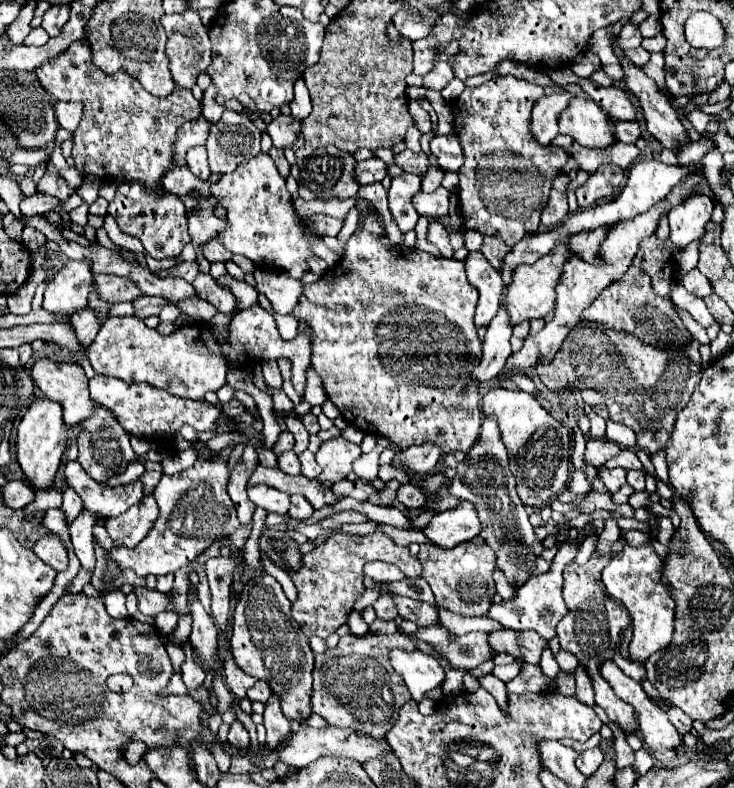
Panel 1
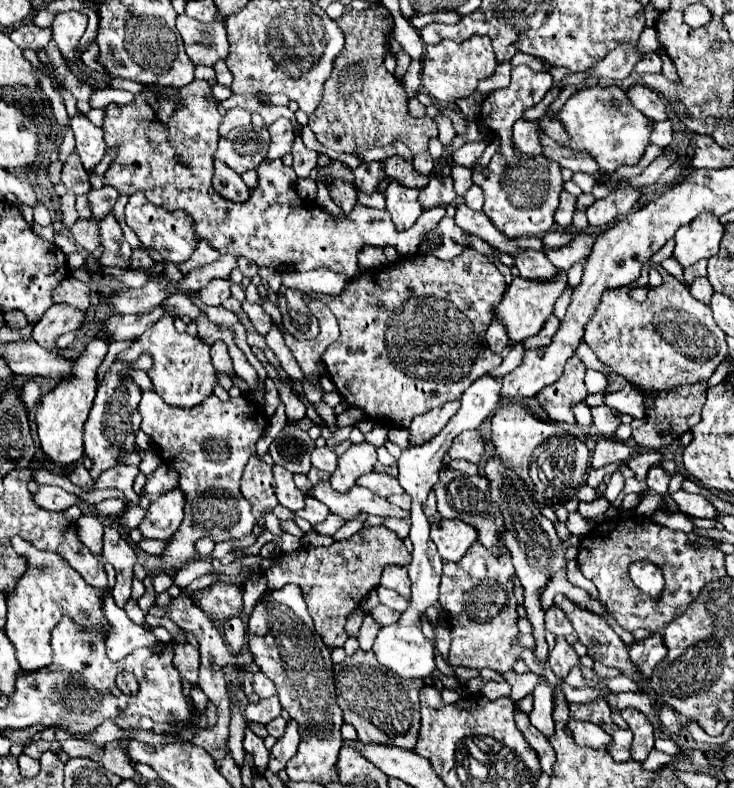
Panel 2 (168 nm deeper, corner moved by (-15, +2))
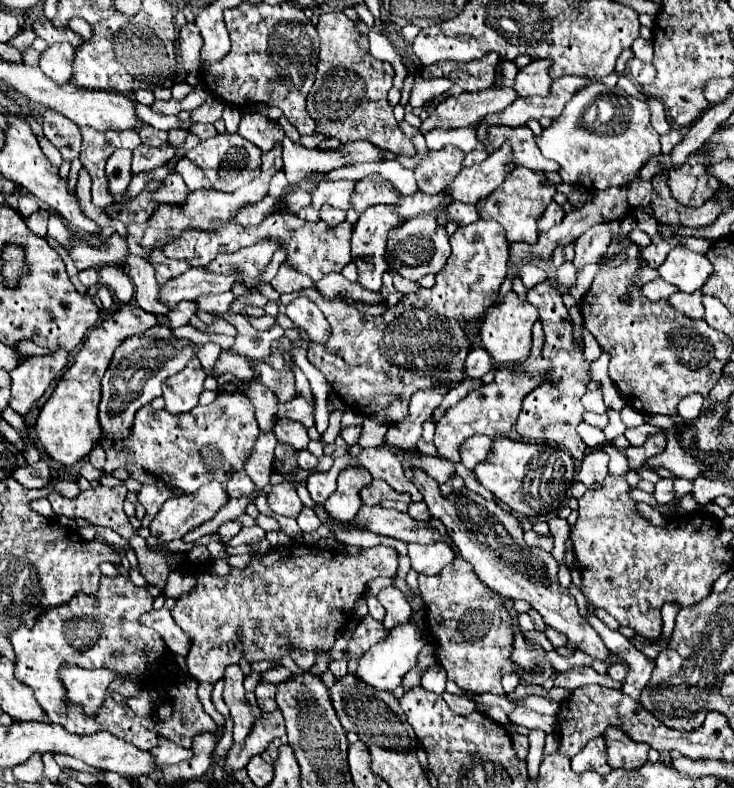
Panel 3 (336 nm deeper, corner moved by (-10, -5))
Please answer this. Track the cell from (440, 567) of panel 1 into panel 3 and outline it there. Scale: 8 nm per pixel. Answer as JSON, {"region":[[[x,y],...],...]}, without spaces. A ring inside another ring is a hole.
{"region":[[[461,557],[437,575],[419,575],[419,589],[427,607],[429,629],[437,641],[435,655],[447,671],[447,679],[475,693],[489,691],[493,695],[505,695],[501,677],[505,673],[521,673],[523,669],[511,659],[513,621],[501,597],[487,589],[471,563]]]}

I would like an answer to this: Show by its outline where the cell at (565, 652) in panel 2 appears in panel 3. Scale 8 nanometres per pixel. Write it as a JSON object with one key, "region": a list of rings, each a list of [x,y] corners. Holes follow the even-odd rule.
{"region":[[[571,667],[571,669],[555,675],[555,685],[557,687],[577,689],[577,687],[589,685],[589,683],[597,683],[597,685],[603,685],[603,687],[621,687],[621,683],[613,681],[607,675],[601,675],[601,673],[593,671],[591,667]]]}

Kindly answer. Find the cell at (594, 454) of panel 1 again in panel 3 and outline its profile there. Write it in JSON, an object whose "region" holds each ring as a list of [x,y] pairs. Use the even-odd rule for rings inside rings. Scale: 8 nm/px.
{"region":[[[601,449],[589,451],[577,473],[579,481],[585,483],[589,489],[599,489],[601,481],[607,477],[607,463],[609,463],[609,455],[605,451]]]}

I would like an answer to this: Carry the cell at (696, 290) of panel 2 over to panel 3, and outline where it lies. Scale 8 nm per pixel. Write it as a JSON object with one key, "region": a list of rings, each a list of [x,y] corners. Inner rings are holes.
{"region":[[[677,291],[669,297],[671,305],[677,309],[677,311],[683,311],[687,317],[703,317],[703,293],[701,291],[695,291],[695,293],[683,293],[683,291]]]}

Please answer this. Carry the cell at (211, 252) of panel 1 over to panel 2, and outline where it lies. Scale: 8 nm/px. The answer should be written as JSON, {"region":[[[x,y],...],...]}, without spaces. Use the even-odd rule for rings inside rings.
{"region":[[[200,240],[200,242],[198,242],[198,248],[196,248],[194,254],[192,254],[192,258],[186,260],[186,262],[182,262],[182,264],[178,266],[178,270],[184,274],[184,272],[188,272],[188,270],[192,270],[192,268],[196,268],[196,266],[202,266],[202,264],[208,264],[208,262],[216,260],[218,256],[220,256],[220,252],[216,252],[214,248],[210,248],[206,240]]]}

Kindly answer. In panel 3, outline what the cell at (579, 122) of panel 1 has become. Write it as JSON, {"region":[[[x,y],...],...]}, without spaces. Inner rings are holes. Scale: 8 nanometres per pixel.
{"region":[[[593,83],[591,87],[579,91],[579,95],[573,95],[563,113],[547,129],[543,129],[535,143],[547,159],[553,159],[561,165],[559,175],[565,183],[583,185],[585,189],[607,189],[613,185],[625,185],[635,177],[635,173],[643,167],[647,159],[661,151],[659,133],[649,123],[647,103],[627,95],[617,87],[609,89],[599,83]]]}

